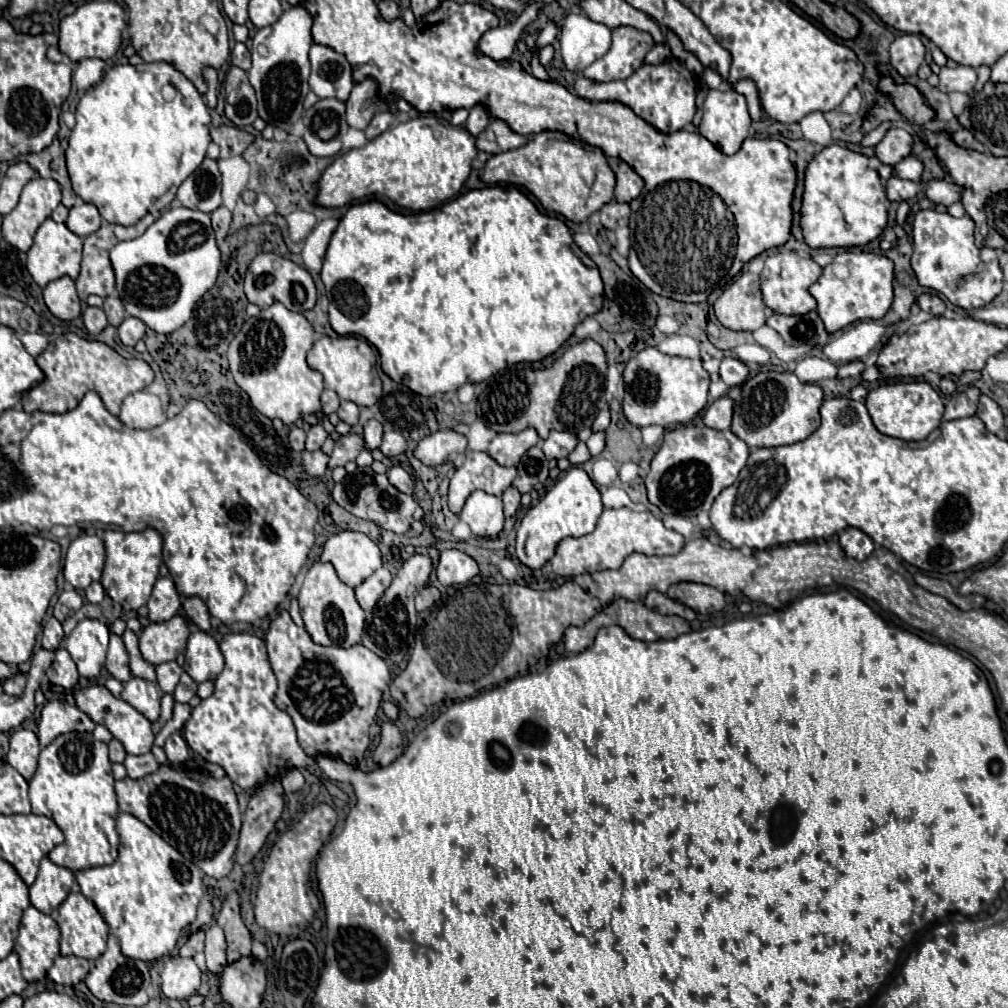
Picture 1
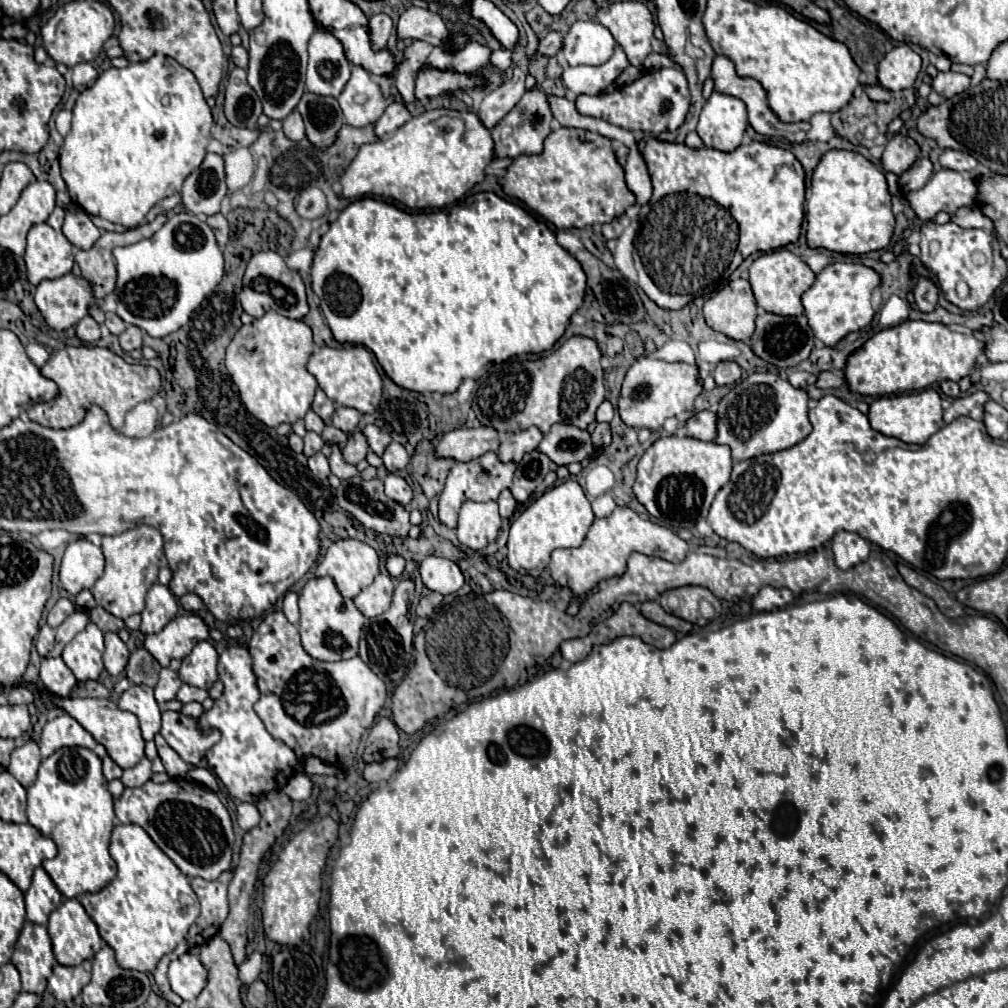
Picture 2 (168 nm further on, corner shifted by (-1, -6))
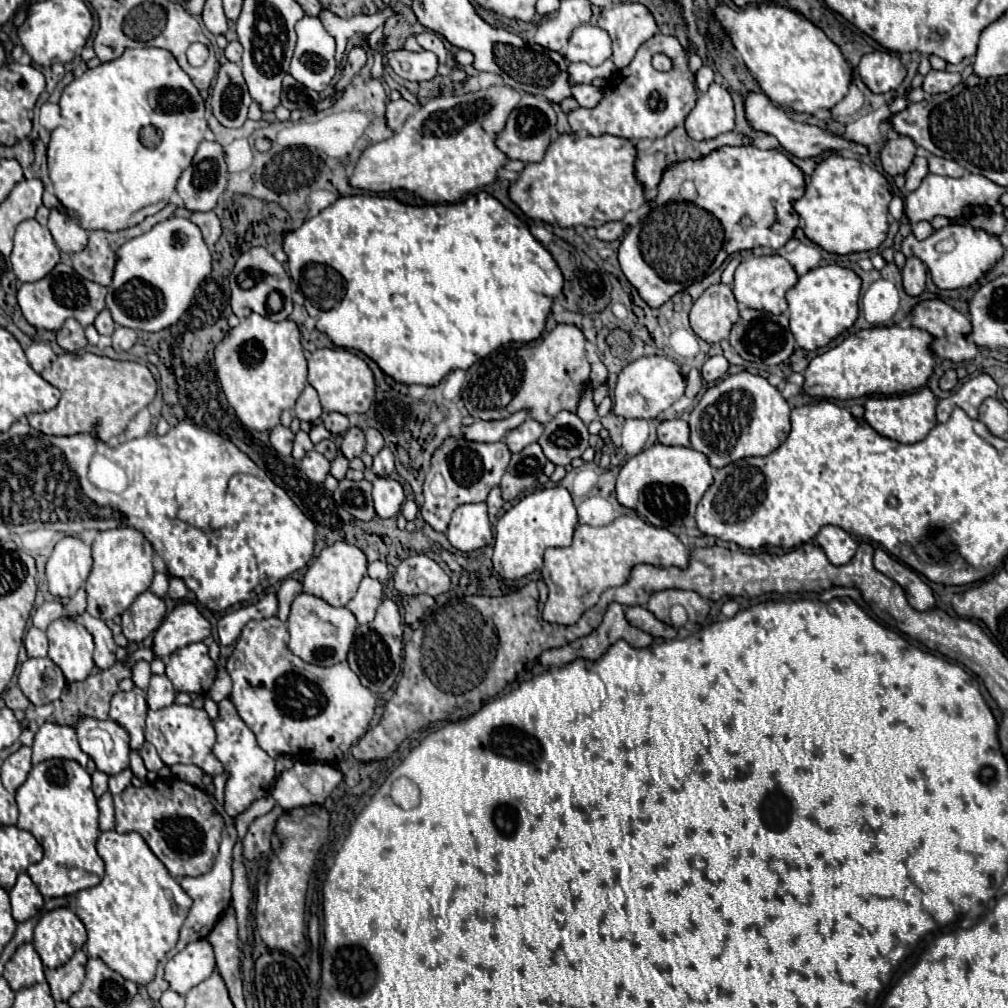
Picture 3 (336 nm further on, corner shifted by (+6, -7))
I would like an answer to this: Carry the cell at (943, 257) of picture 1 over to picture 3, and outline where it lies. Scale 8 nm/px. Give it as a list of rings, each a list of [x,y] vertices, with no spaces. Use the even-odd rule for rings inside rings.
[[[957,223],[937,229],[931,237],[923,241],[917,241],[915,235],[909,235],[901,243],[901,251],[905,257],[919,257],[931,271],[935,285],[941,289],[957,289],[957,287],[973,285],[1005,253],[999,237],[983,229],[975,229],[971,225],[957,225]]]

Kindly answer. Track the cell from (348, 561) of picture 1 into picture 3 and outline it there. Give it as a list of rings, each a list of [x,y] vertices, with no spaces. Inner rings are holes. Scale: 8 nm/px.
[[[337,541],[331,547],[325,547],[319,553],[319,557],[313,561],[313,565],[307,569],[305,579],[303,579],[303,591],[327,601],[333,607],[345,607],[353,599],[355,591],[359,589],[359,583],[365,577],[365,573],[367,573],[365,553],[357,549],[355,545]]]

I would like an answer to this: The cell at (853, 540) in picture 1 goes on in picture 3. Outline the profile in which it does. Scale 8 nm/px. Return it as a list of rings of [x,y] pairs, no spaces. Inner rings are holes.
[[[835,525],[821,527],[815,541],[821,545],[821,549],[825,551],[825,555],[833,565],[849,563],[849,559],[855,555],[857,549],[857,541],[847,531]]]

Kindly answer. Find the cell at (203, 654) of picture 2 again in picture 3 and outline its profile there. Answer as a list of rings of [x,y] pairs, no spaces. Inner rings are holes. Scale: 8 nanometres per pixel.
[[[191,643],[171,653],[165,675],[175,691],[205,695],[215,681],[217,667],[209,657],[209,647],[205,643]]]

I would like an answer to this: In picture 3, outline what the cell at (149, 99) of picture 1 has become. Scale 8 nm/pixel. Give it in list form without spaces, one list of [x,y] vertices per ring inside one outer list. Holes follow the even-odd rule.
[[[157,47],[127,49],[119,59],[87,69],[63,89],[59,107],[63,121],[51,131],[51,141],[47,145],[49,177],[53,193],[67,215],[87,231],[128,229],[163,209],[175,192],[179,175],[191,165],[197,145],[207,131],[205,103],[199,89],[191,83],[175,57],[167,49]],[[147,125],[153,125],[161,133],[161,143],[151,149],[139,139],[139,131]]]

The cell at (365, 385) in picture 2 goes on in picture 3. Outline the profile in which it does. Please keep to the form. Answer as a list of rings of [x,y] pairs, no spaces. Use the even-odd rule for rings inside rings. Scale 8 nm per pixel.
[[[317,349],[309,359],[309,383],[315,387],[325,411],[343,415],[365,413],[375,401],[375,379],[367,363],[345,349]]]

